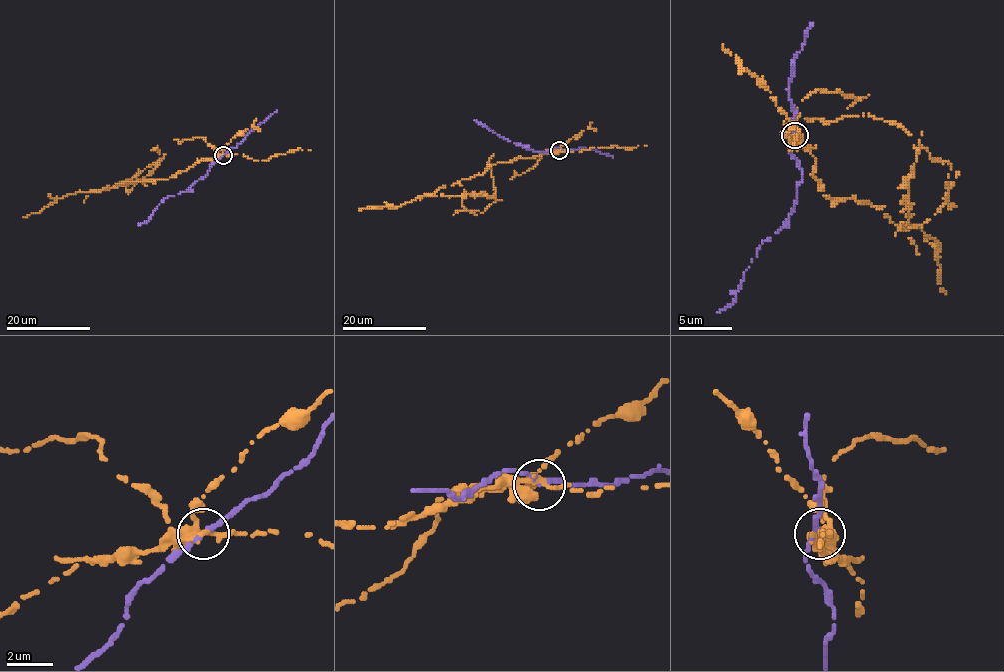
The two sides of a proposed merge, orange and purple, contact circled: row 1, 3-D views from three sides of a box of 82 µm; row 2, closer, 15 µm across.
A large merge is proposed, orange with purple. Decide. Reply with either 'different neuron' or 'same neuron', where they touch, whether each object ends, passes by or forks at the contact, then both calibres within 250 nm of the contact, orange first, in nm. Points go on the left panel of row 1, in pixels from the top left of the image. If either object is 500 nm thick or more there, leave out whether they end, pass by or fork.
different neuron | (223, 155) | orange passes by | purple passes by | 240/190 nm

